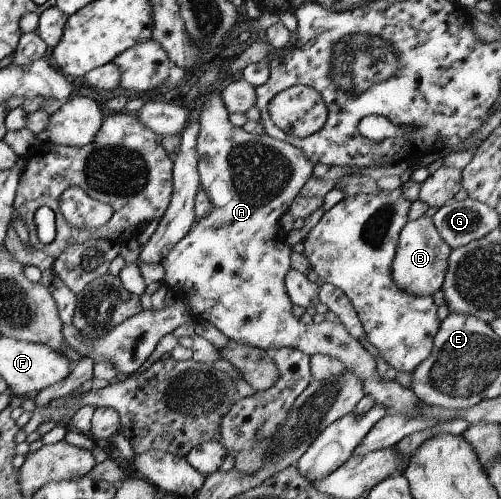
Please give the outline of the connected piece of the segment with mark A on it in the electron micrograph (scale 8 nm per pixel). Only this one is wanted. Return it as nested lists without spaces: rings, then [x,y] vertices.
[[[210,92],[207,96],[207,98],[201,98],[200,103],[202,106],[198,105],[194,113],[199,128],[196,136],[196,170],[199,176],[200,187],[208,195],[208,200],[212,204],[212,212],[210,212],[206,218],[198,219],[198,222],[190,227],[188,234],[185,234],[184,238],[176,242],[168,251],[168,254],[159,262],[164,268],[162,283],[173,292],[176,300],[180,300],[188,306],[189,316],[192,320],[198,323],[208,322],[208,324],[212,324],[212,326],[215,326],[226,338],[257,349],[262,349],[270,354],[276,350],[276,348],[286,347],[300,350],[300,352],[303,352],[306,356],[313,354],[330,356],[330,358],[339,360],[348,372],[352,372],[352,374],[362,382],[362,392],[364,392],[364,396],[372,398],[375,405],[380,404],[380,406],[384,406],[384,408],[386,408],[386,415],[400,414],[400,416],[412,416],[412,414],[416,414],[420,402],[418,398],[414,396],[414,393],[409,388],[400,386],[394,379],[382,380],[382,378],[378,376],[378,372],[376,372],[375,359],[357,340],[354,340],[352,336],[348,336],[346,328],[340,324],[340,321],[336,320],[330,322],[329,320],[323,320],[317,324],[312,323],[305,325],[300,322],[299,318],[292,316],[292,312],[290,311],[292,304],[286,294],[283,282],[284,276],[286,276],[286,273],[290,270],[289,257],[291,249],[285,244],[285,235],[278,229],[278,220],[280,220],[280,216],[282,216],[284,212],[288,211],[292,200],[297,196],[300,188],[302,188],[307,179],[311,177],[313,168],[312,162],[308,162],[300,150],[287,142],[274,139],[266,133],[261,135],[248,134],[245,130],[242,130],[242,127],[234,126],[228,121],[228,112],[224,108],[220,96],[213,92]]]

